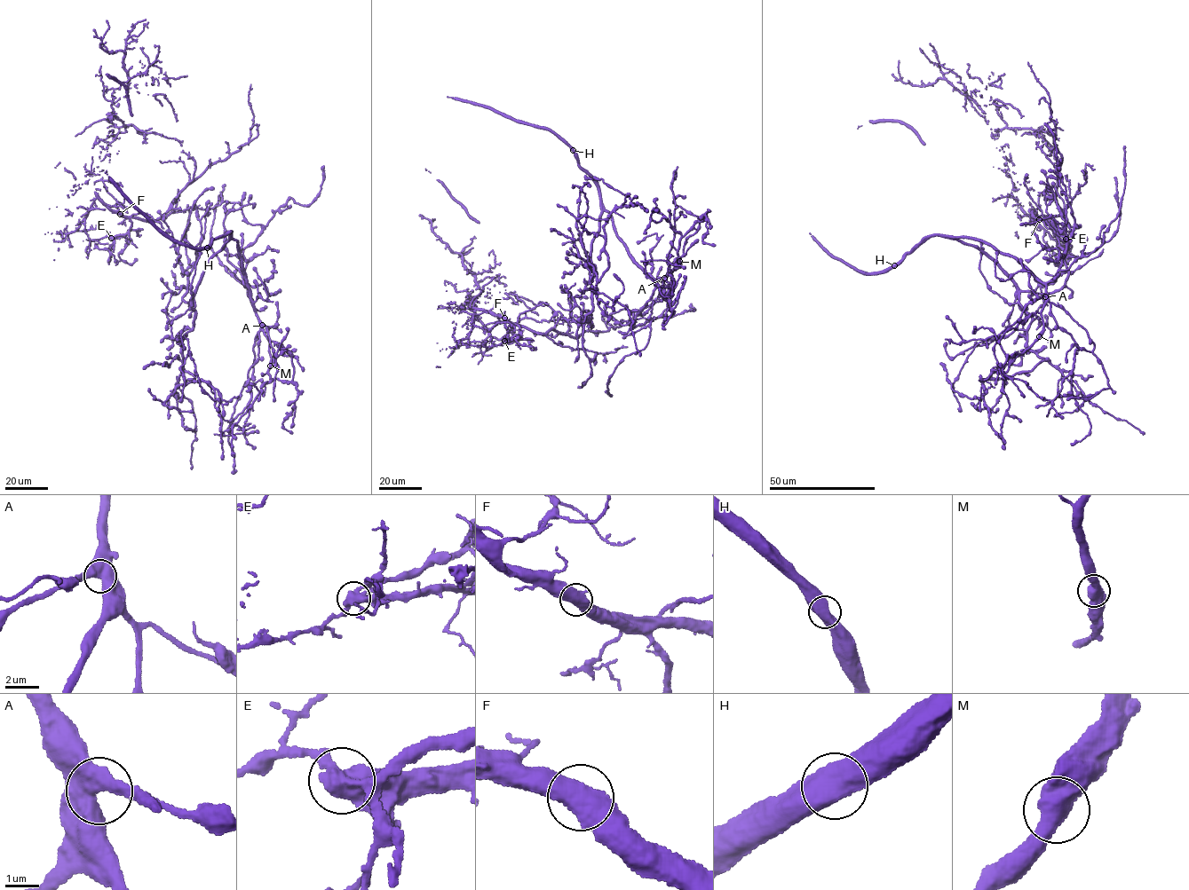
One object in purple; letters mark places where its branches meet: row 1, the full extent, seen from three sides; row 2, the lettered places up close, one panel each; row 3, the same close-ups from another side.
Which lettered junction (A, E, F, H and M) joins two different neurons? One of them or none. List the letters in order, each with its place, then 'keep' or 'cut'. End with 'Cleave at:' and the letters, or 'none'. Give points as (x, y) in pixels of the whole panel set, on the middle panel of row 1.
A: place (664, 278); keep
E: place (504, 341); cut
F: place (504, 318); keep
H: place (573, 150); keep
M: place (679, 261); keep
Cleave at: E

